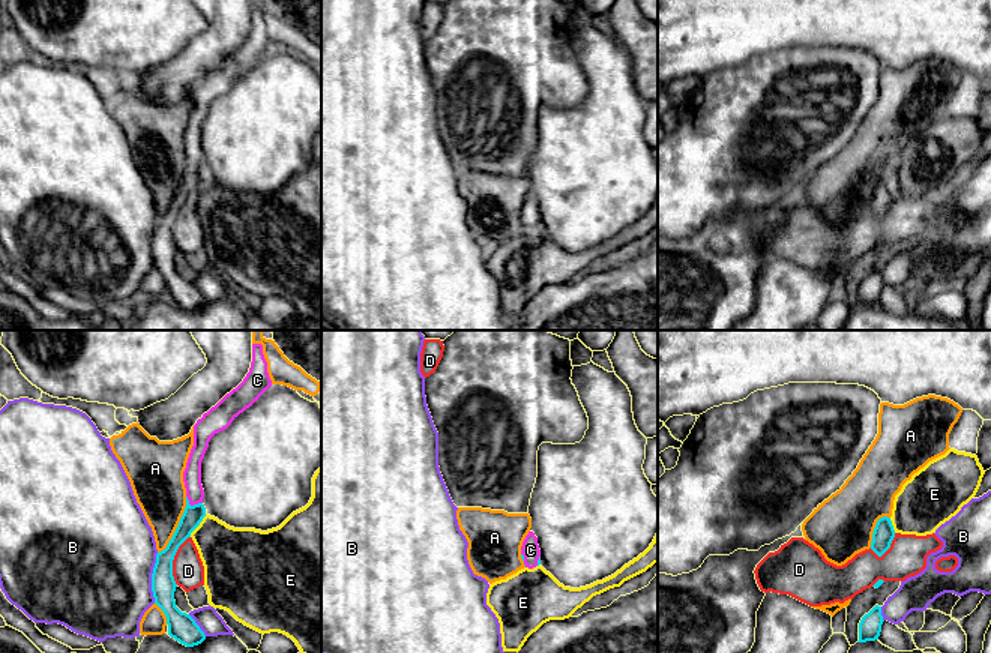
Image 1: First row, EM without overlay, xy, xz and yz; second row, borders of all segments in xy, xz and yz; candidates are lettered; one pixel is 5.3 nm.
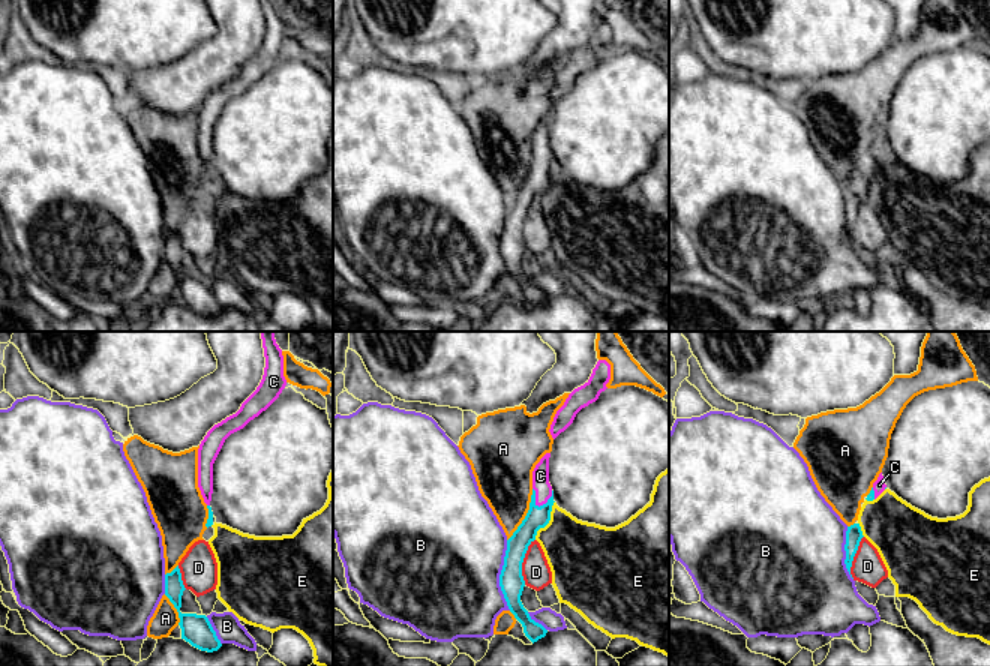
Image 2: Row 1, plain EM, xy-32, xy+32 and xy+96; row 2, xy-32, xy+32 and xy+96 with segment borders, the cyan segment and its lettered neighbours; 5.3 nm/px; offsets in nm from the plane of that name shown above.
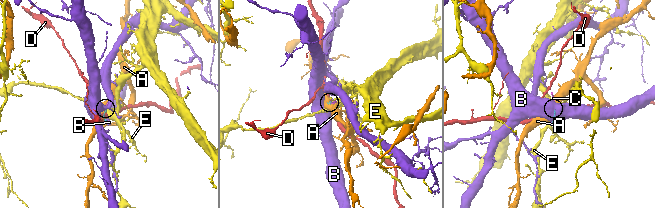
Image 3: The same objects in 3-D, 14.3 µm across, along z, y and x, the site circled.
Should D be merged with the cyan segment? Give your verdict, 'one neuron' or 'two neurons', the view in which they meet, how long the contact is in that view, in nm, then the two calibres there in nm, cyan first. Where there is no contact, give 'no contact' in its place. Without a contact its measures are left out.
two neurons | xy | 280 nm | 130/170 nm

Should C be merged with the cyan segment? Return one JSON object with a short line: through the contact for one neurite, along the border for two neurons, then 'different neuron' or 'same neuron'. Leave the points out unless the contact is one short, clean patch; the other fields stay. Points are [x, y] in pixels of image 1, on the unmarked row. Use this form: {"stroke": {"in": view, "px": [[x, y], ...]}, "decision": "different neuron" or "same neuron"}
{"stroke": {"in": "xy", "px": [[192, 179], [194, 168], [192, 137]]}, "decision": "same neuron"}

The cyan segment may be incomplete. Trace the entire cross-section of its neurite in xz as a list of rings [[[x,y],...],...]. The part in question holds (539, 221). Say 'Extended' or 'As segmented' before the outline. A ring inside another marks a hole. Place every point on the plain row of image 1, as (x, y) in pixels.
Extended. [[[529,195],[521,210],[521,222],[524,230],[533,233],[541,228],[541,213],[538,209],[538,201],[533,195]]]

